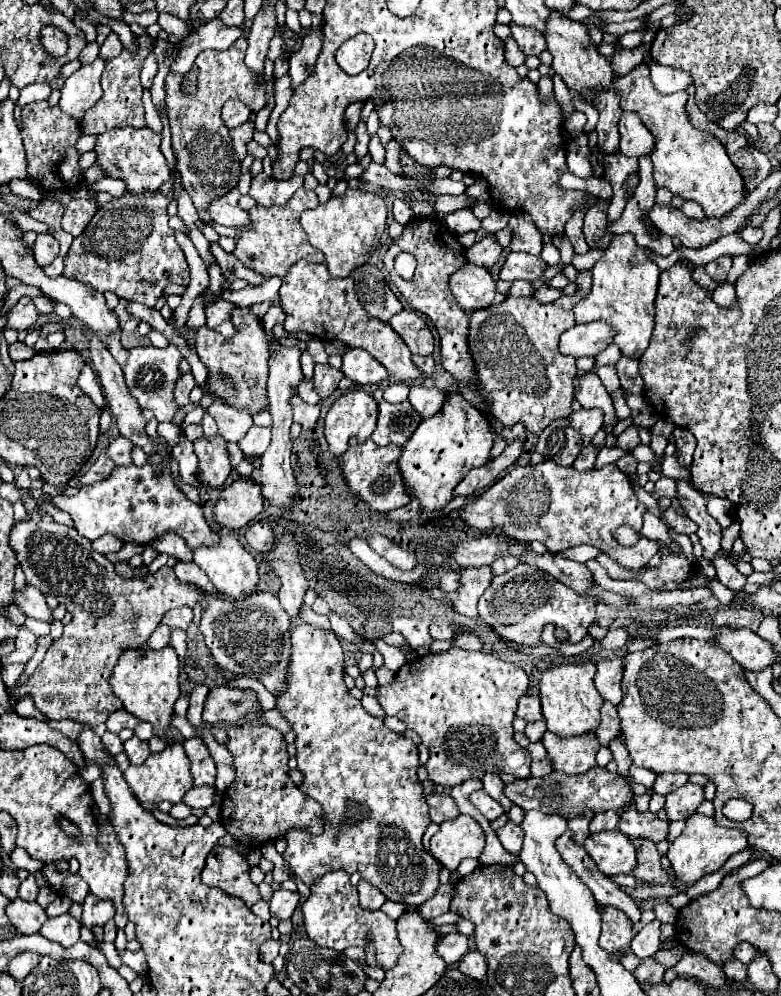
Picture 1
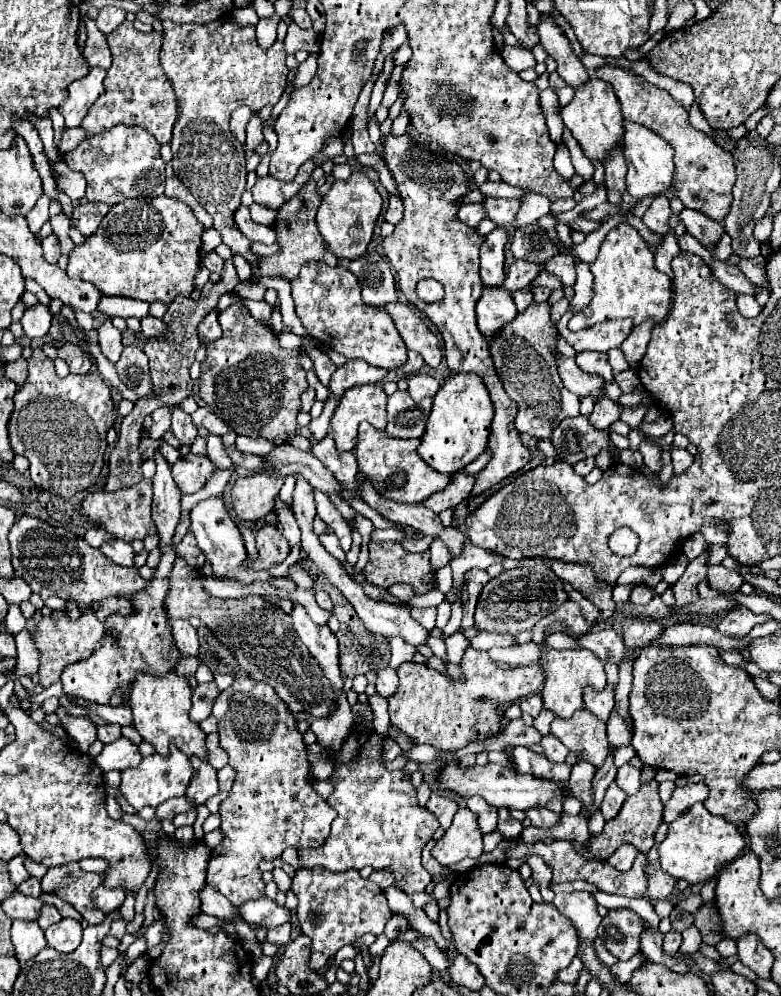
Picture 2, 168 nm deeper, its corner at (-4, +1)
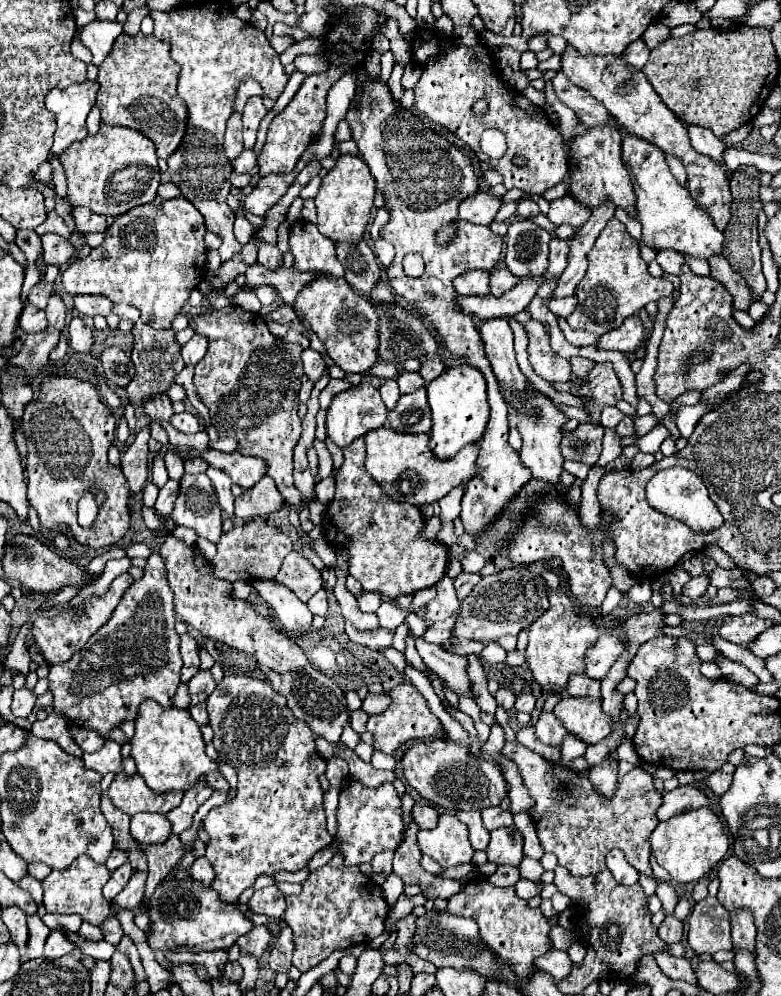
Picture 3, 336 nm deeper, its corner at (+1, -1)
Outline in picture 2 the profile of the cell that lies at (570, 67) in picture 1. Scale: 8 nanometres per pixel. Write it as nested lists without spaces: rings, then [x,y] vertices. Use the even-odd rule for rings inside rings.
[[[592,77],[584,87],[580,87],[574,99],[564,107],[560,107],[560,115],[564,125],[572,131],[572,137],[580,143],[584,155],[590,161],[604,163],[612,149],[624,147],[624,119],[620,111],[620,103],[608,83],[602,83],[598,77]]]

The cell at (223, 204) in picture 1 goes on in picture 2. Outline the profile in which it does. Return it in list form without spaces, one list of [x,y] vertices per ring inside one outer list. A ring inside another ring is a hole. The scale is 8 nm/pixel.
[[[240,207],[240,209],[236,211],[234,219],[236,219],[238,229],[240,229],[250,241],[258,241],[258,243],[264,243],[264,245],[274,245],[274,243],[276,243],[276,233],[272,231],[272,227],[254,223],[254,221],[250,219],[248,207]]]

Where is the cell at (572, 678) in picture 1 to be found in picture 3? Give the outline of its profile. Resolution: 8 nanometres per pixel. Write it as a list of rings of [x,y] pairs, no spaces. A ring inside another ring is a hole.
[[[563,589],[549,593],[549,603],[551,603],[549,611],[543,613],[543,617],[539,617],[527,629],[529,631],[529,645],[525,649],[525,655],[527,655],[527,665],[529,665],[535,681],[541,685],[541,689],[545,693],[565,695],[569,675],[585,673],[587,649],[591,649],[591,645],[595,645],[599,633],[597,633],[595,623],[587,615],[577,617],[581,607]]]

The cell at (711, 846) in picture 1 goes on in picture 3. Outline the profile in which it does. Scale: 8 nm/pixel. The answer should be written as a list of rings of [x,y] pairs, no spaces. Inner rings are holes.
[[[709,807],[691,809],[687,813],[679,813],[679,817],[659,823],[649,839],[657,863],[669,871],[675,883],[699,881],[725,857],[729,849],[729,839],[723,831],[723,823]]]

